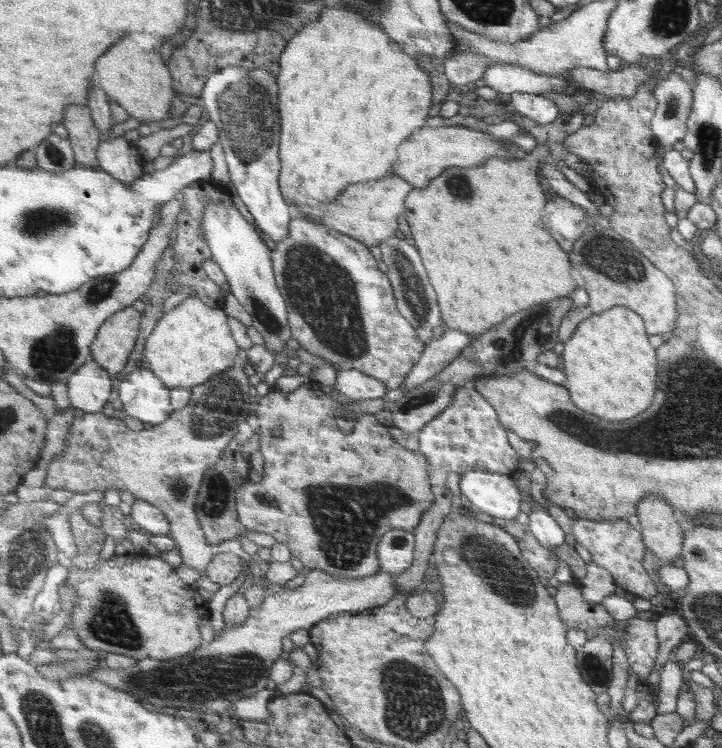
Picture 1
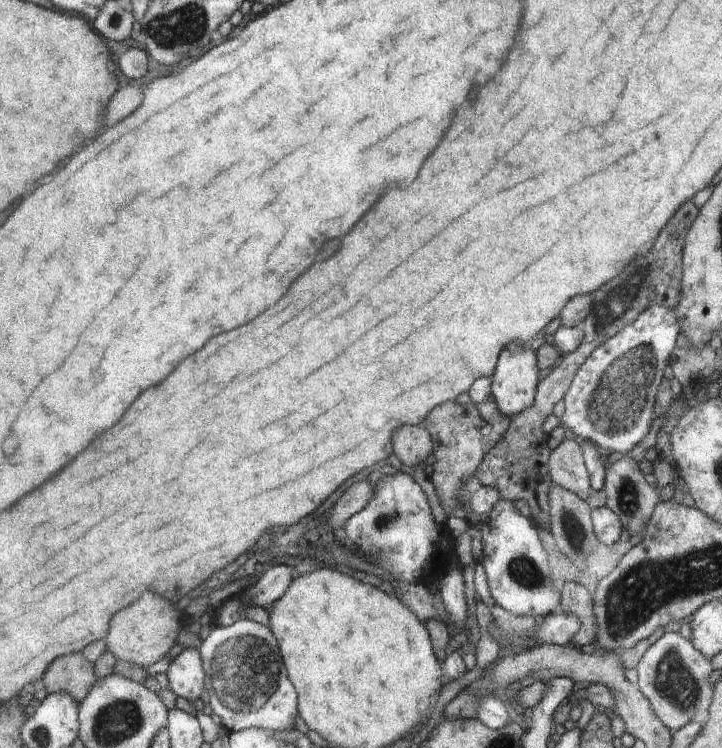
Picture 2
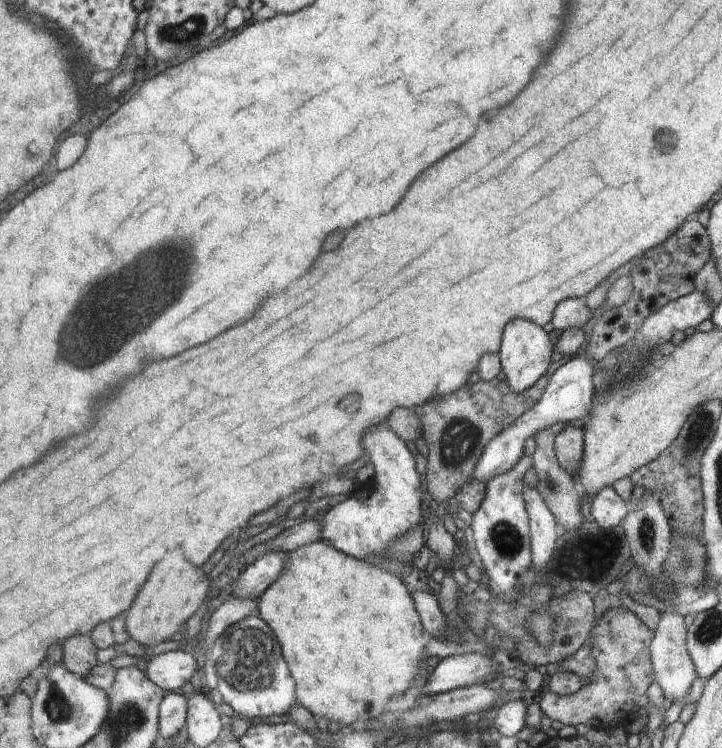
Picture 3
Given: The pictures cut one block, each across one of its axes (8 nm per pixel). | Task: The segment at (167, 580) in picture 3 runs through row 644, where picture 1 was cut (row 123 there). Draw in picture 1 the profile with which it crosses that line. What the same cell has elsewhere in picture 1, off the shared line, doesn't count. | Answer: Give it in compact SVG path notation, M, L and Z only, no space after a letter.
M128 34L122 42L118 42L118 46L110 48L110 52L98 60L98 74L102 86L108 90L110 99L116 99L131 116L142 121L142 124L154 128L154 124L158 124L160 120L170 118L175 96L174 77L159 50L136 52L136 42Z

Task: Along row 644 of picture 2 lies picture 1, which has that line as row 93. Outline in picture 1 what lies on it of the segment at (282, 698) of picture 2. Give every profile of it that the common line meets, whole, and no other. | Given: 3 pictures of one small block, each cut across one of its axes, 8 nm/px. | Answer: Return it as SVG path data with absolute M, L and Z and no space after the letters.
M229 66L220 69L206 80L200 99L208 111L209 120L217 126L218 143L224 149L225 160L230 171L231 191L245 204L262 233L270 236L278 244L289 235L290 222L294 219L290 214L290 206L281 194L280 186L281 158L278 158L278 150L280 150L281 140L281 115L277 79L271 75L268 67L254 67L248 70L241 66Z

